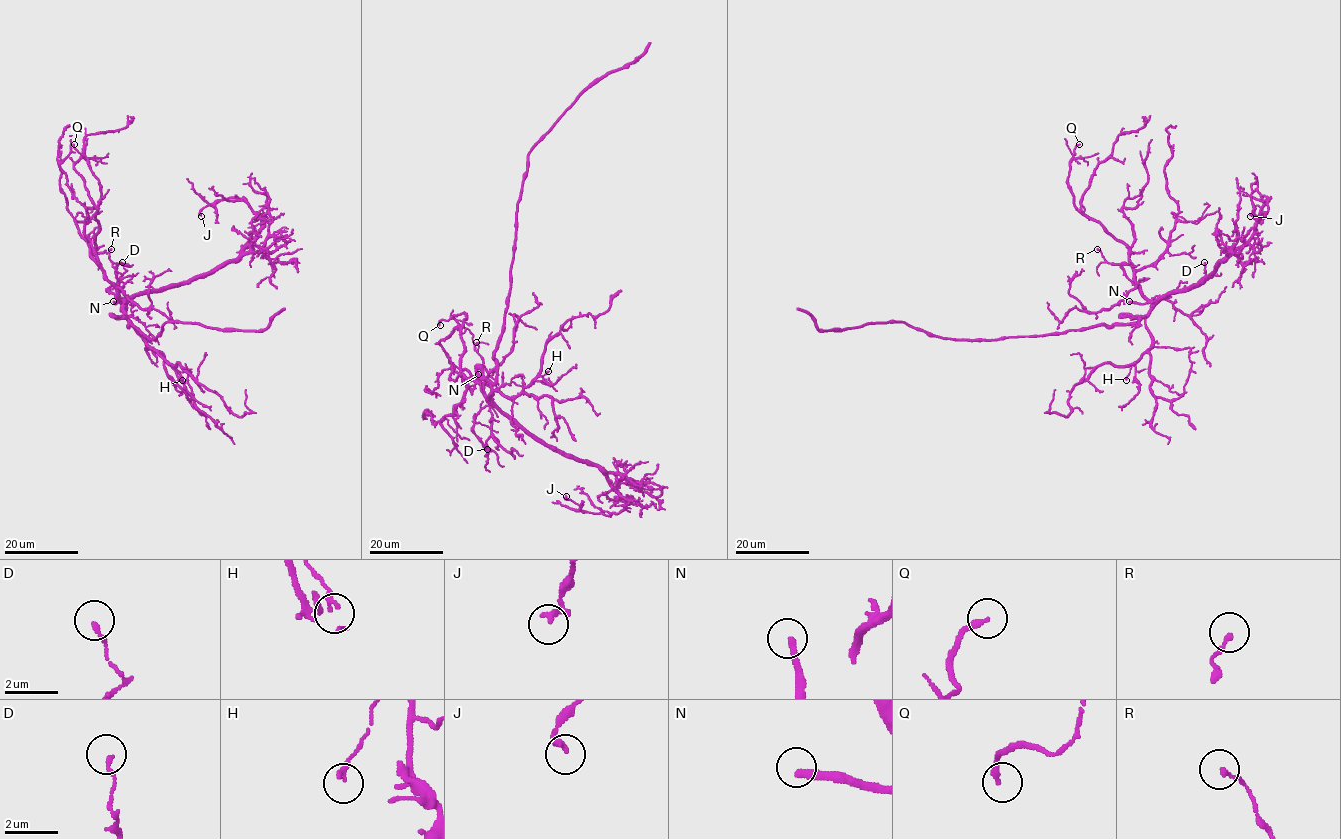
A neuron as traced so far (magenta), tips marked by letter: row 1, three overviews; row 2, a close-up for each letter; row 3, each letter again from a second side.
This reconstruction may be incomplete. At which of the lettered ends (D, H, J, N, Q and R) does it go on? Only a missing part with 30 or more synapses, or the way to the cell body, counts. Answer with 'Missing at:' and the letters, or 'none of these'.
Missing at: N

